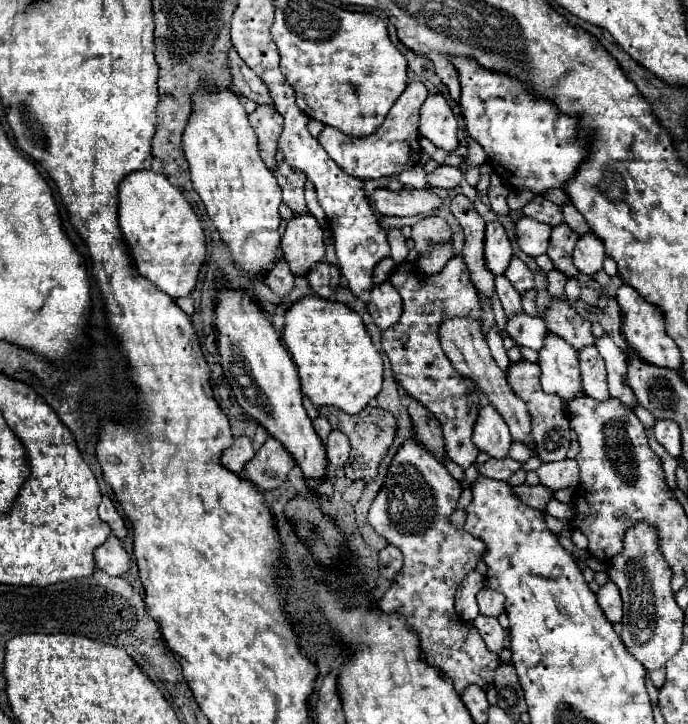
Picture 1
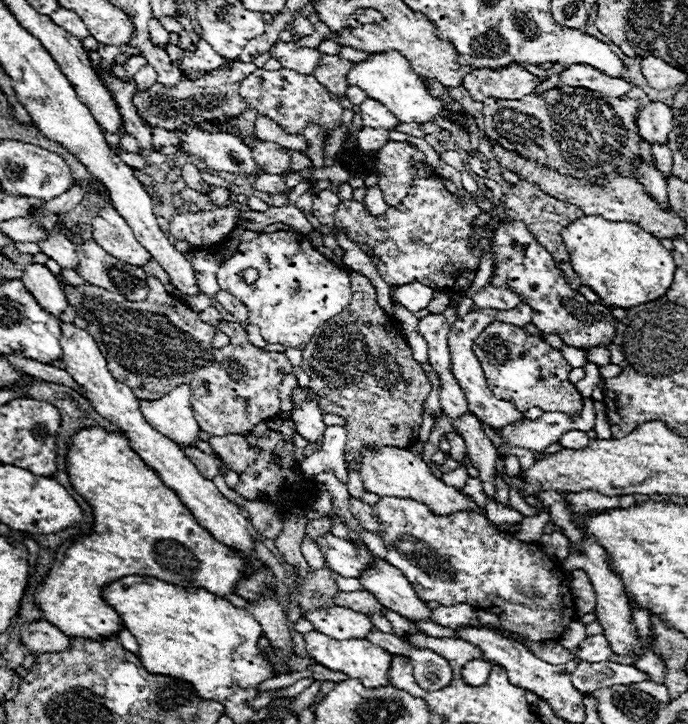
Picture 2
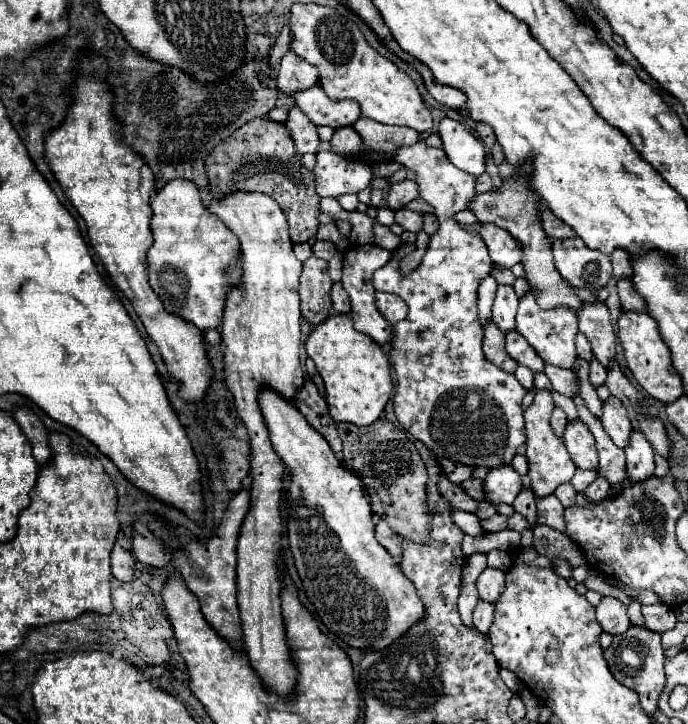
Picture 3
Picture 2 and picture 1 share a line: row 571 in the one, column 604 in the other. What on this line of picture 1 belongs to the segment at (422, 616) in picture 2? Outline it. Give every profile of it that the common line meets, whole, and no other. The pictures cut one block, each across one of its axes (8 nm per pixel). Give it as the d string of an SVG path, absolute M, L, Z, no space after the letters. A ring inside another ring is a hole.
M584 346L578 350L580 360L580 376L582 376L582 390L586 396L592 396L596 400L608 398L608 386L606 386L606 368L604 360L600 360L600 354L596 352L596 346Z

